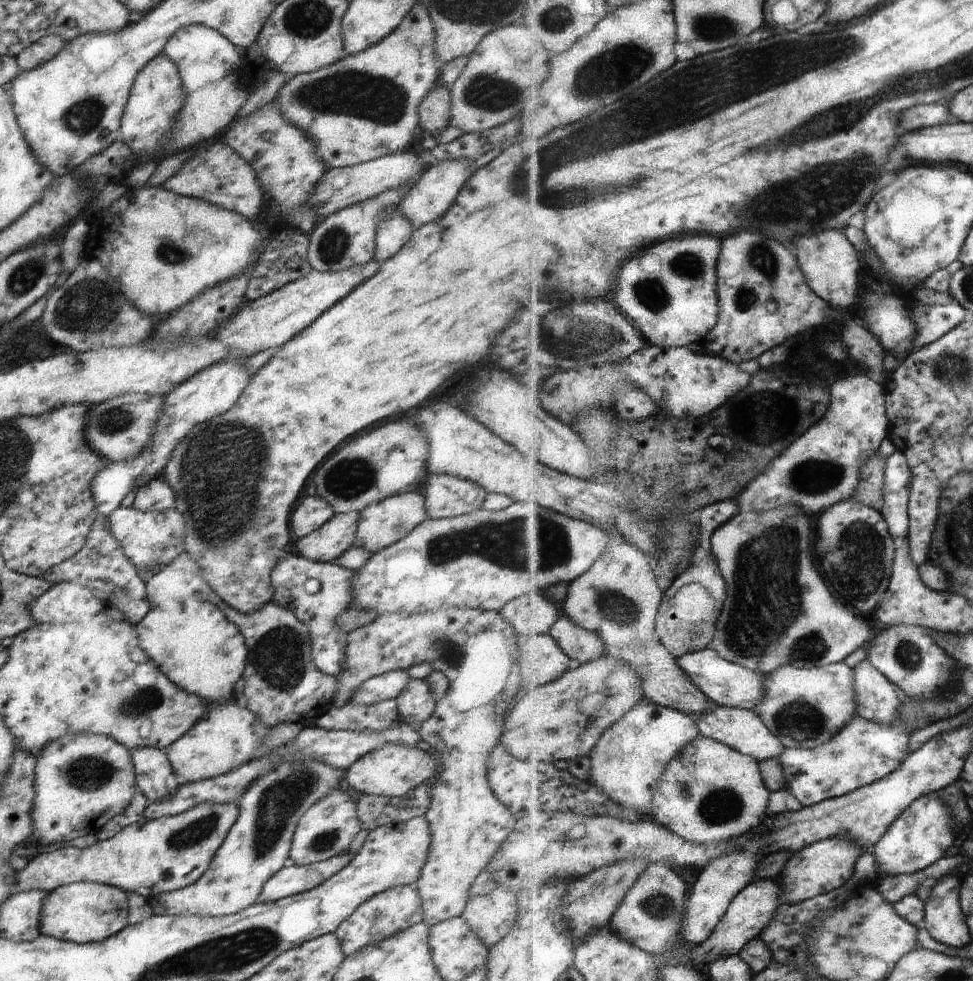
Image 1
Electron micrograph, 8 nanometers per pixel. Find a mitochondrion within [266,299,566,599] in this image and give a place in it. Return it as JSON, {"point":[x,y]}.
{"point":[352,479]}

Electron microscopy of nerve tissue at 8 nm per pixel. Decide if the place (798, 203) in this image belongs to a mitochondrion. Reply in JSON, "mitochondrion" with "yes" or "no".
{"mitochondrion":"yes"}

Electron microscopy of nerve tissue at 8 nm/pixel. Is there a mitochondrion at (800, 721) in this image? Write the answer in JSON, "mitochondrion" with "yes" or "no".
{"mitochondrion":"yes"}

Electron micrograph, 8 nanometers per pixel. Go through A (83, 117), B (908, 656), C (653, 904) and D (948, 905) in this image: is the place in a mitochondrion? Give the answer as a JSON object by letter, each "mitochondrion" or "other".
{"A":"mitochondrion","B":"mitochondrion","C":"mitochondrion","D":"other"}

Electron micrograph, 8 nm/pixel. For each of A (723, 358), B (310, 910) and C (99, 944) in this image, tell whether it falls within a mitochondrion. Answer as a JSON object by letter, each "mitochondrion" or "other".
{"A":"other","B":"other","C":"other"}

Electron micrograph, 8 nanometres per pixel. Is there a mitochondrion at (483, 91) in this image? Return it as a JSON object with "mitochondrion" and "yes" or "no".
{"mitochondrion":"yes"}

